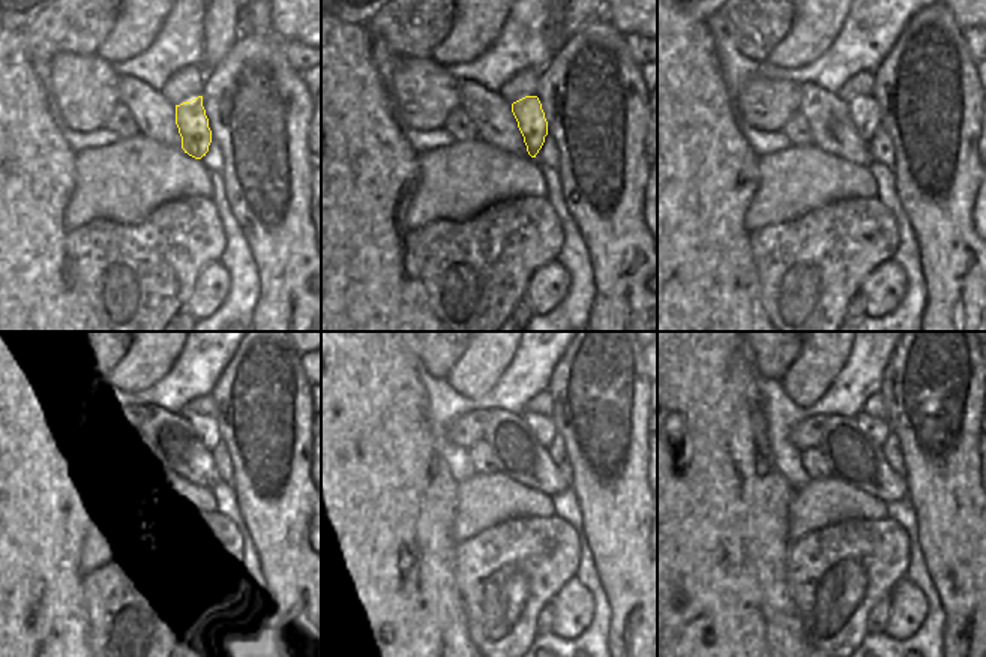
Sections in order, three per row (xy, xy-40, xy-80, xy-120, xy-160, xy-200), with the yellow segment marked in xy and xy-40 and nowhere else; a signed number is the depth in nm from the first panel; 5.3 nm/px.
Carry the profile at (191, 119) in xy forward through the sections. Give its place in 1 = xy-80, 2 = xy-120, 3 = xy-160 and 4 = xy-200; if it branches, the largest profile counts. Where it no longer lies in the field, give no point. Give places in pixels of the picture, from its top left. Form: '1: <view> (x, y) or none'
1: xy-80 (863, 110)
2: xy-120 (206, 428)
3: xy-160 (542, 428)
4: xy-200 (877, 429)

